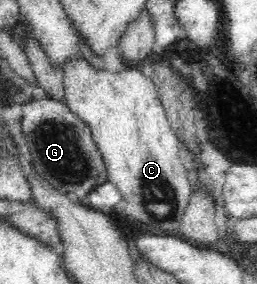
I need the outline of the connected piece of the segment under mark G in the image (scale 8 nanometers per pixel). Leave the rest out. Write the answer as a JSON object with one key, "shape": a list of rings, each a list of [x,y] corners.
{"shape":[[[41,98],[32,100],[22,106],[22,133],[27,140],[27,150],[29,150],[31,162],[34,170],[42,178],[49,181],[49,184],[64,195],[68,192],[75,192],[83,201],[85,196],[107,182],[107,167],[103,162],[103,157],[92,139],[91,129],[76,114],[73,114],[63,100],[54,98]]]}

